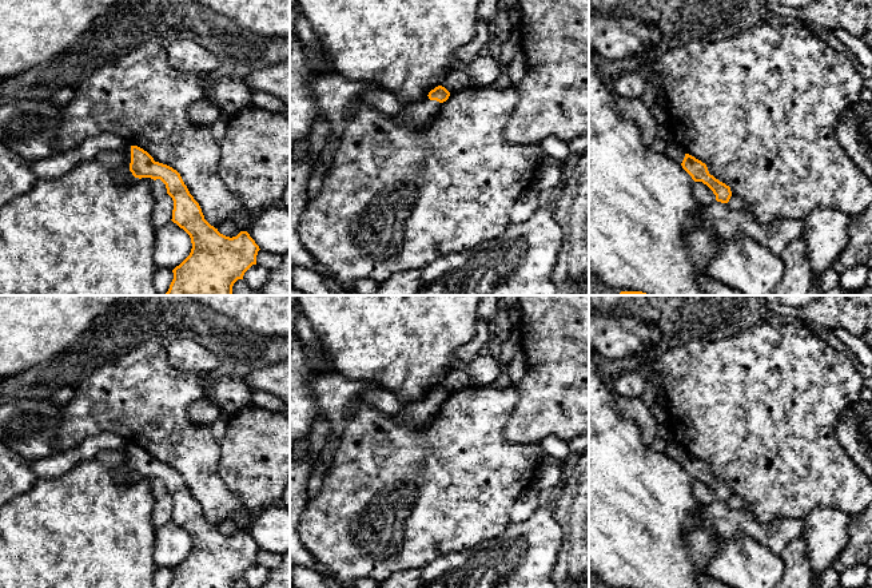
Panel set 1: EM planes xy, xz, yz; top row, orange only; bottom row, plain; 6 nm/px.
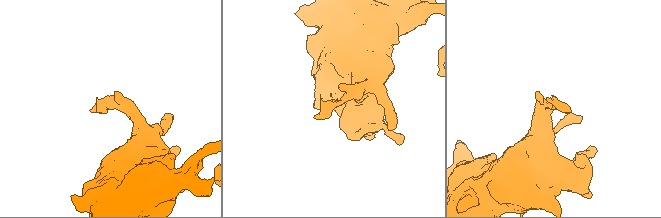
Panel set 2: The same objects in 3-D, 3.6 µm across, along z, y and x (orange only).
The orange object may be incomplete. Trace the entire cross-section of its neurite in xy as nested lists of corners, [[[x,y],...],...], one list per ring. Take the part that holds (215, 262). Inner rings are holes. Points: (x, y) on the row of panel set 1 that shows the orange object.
[[[128,144],[122,152],[123,179],[160,179],[174,200],[171,220],[191,238],[191,253],[172,270],[174,279],[164,295],[232,295],[234,283],[256,265],[260,249],[255,241],[247,231],[230,238],[211,226],[180,174],[172,167],[155,162],[138,146]]]

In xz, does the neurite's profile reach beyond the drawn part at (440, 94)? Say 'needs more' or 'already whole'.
needs more

